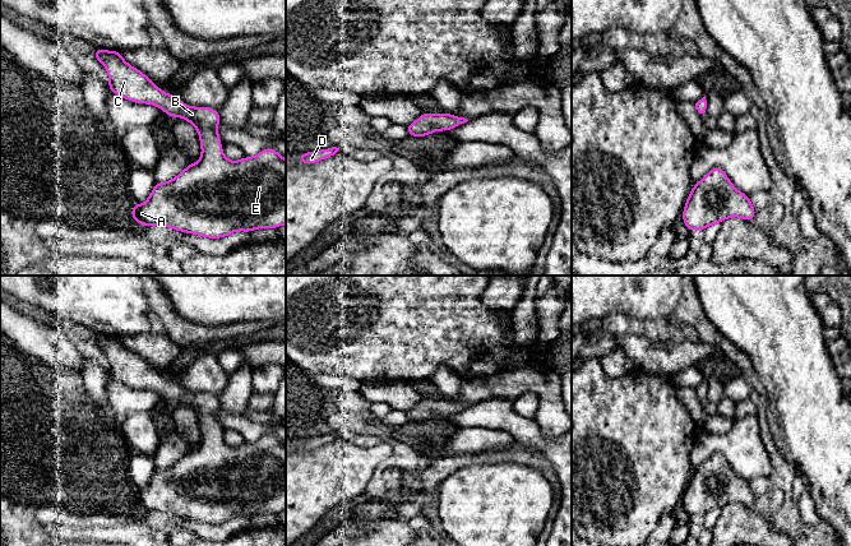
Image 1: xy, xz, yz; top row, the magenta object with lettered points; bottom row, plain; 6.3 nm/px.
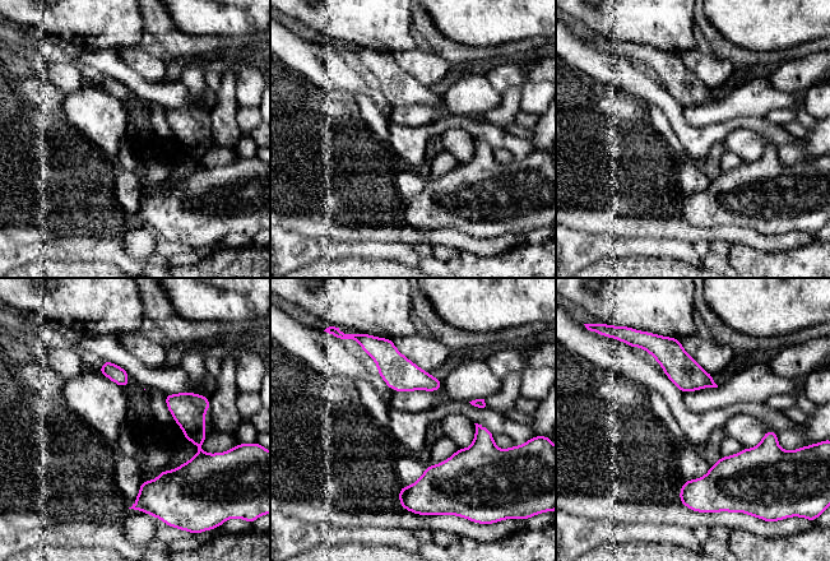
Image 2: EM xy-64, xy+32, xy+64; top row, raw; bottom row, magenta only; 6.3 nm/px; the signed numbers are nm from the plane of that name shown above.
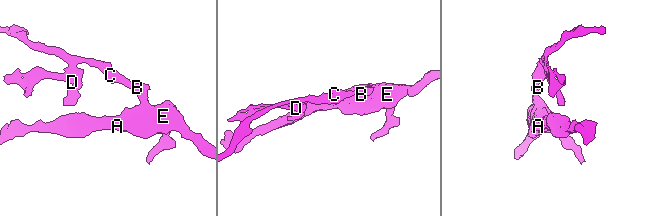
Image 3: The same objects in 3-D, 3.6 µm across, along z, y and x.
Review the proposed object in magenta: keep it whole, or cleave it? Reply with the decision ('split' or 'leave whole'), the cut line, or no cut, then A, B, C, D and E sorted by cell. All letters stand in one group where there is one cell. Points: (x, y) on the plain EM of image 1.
leave whole; no cut; A B C D E

